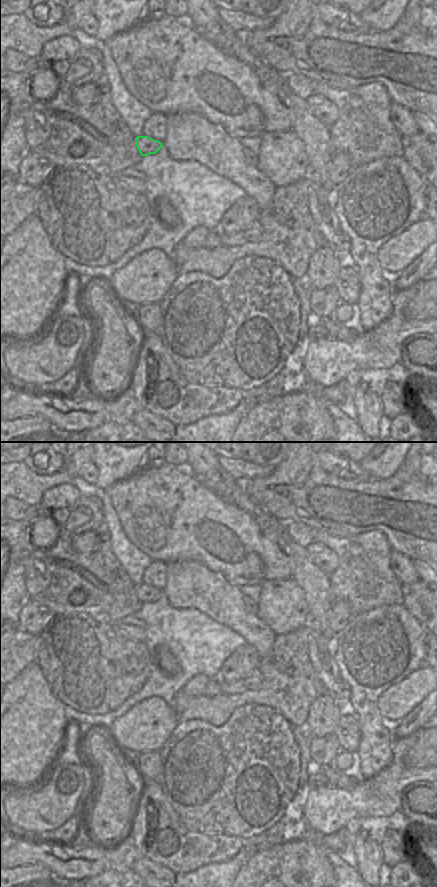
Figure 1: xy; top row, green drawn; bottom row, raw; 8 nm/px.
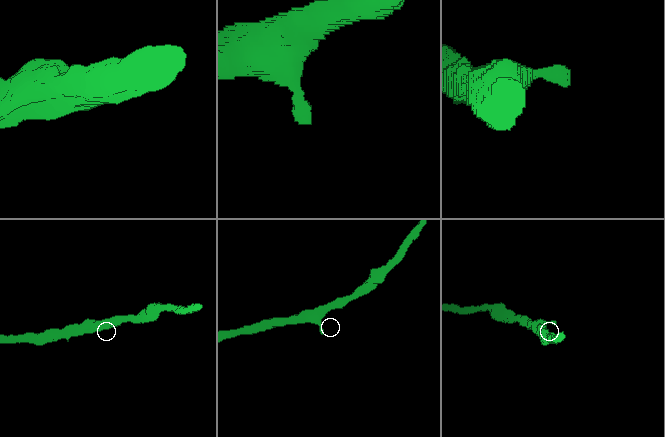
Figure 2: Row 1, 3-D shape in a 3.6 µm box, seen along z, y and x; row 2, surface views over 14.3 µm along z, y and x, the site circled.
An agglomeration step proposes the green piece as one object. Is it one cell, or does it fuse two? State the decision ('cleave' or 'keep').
keep

